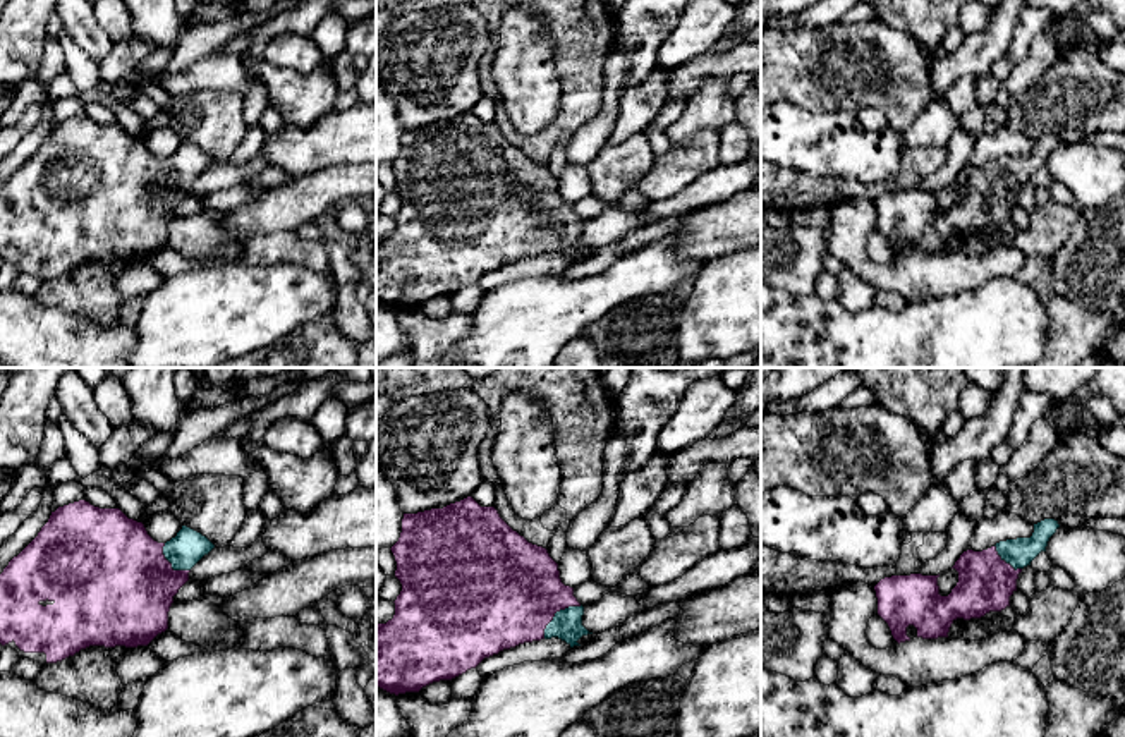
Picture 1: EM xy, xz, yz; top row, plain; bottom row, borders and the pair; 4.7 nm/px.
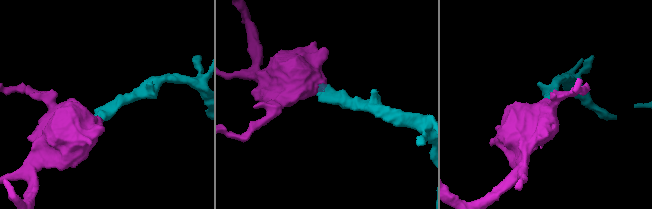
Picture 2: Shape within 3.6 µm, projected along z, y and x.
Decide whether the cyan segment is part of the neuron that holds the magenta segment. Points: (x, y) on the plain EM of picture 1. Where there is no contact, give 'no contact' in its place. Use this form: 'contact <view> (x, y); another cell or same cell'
contact xz (555, 227); same cell

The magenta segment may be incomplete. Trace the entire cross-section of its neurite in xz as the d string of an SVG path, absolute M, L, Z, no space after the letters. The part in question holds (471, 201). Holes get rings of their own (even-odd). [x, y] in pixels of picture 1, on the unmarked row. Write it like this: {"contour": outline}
{"contour": "M472 112L443 124L404 129L400 153L390 165L402 206L393 216L393 234L376 239L376 301L390 309L419 308L433 297L452 295L484 273L524 258L558 253L574 263L581 261L582 251L593 249L582 241L584 222L574 203L562 198L548 165L529 158L495 122L481 122Z"}

